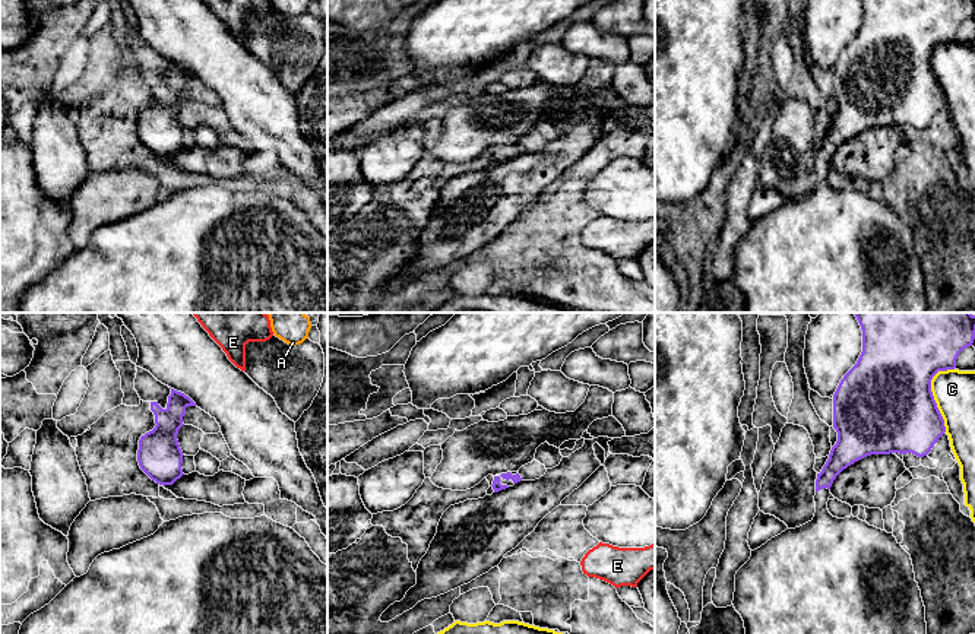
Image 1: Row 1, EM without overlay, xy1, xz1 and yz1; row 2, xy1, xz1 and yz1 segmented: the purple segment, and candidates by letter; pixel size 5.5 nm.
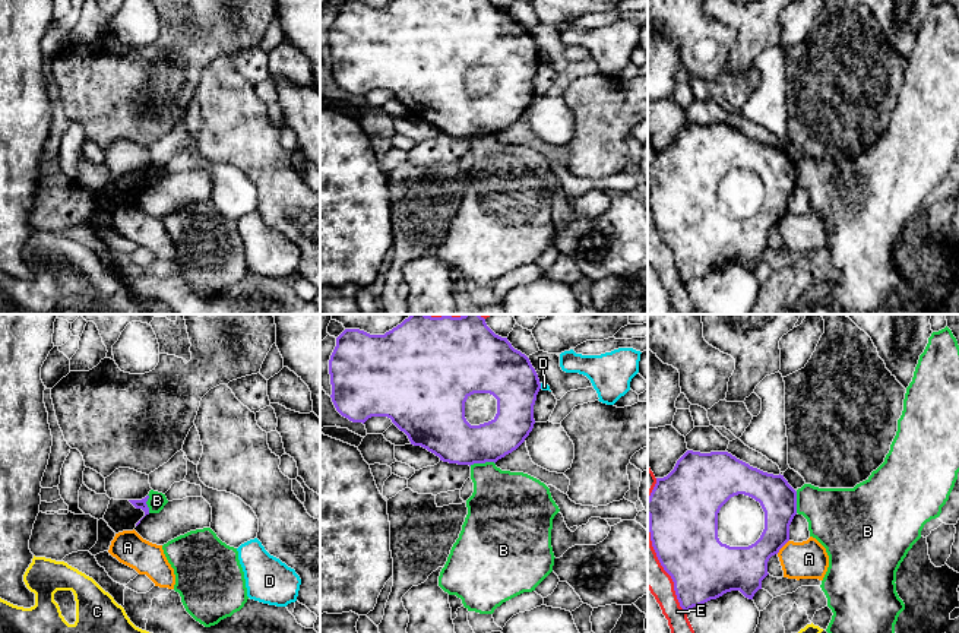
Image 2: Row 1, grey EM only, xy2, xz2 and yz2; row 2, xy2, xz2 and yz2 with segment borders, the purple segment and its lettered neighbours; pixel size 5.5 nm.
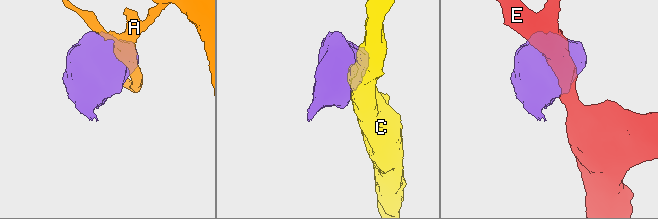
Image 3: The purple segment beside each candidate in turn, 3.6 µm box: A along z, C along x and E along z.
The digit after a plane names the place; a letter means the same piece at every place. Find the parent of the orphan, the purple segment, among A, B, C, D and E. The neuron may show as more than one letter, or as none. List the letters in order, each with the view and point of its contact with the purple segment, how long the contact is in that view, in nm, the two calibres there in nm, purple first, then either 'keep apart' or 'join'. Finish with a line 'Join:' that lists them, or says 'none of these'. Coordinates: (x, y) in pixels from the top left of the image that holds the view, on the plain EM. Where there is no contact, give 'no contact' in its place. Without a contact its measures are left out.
A: meets purple in yz2 at (782, 218); contact 100 nm long; 240 nm thick on the purple side, 200 nm on the other; keep apart
B: meets purple in xz2 at (481, 135); contact 140 nm long; 260 nm thick on the purple side, 340 nm on the other; keep apart
C: meets purple in yz1 at (931, 66); contact 360 nm long; 500 nm thick on the purple side, 240 nm on the other; keep apart
D: meets purple in xz2 at (540, 59); contact 30 nm long; 280 nm thick on the purple side, 40 nm on the other; keep apart
E: meets purple in yz2 at (660, 234); contact 600 nm long; 380 nm thick on the purple side, 160 nm on the other; keep apart
Join: none of these

